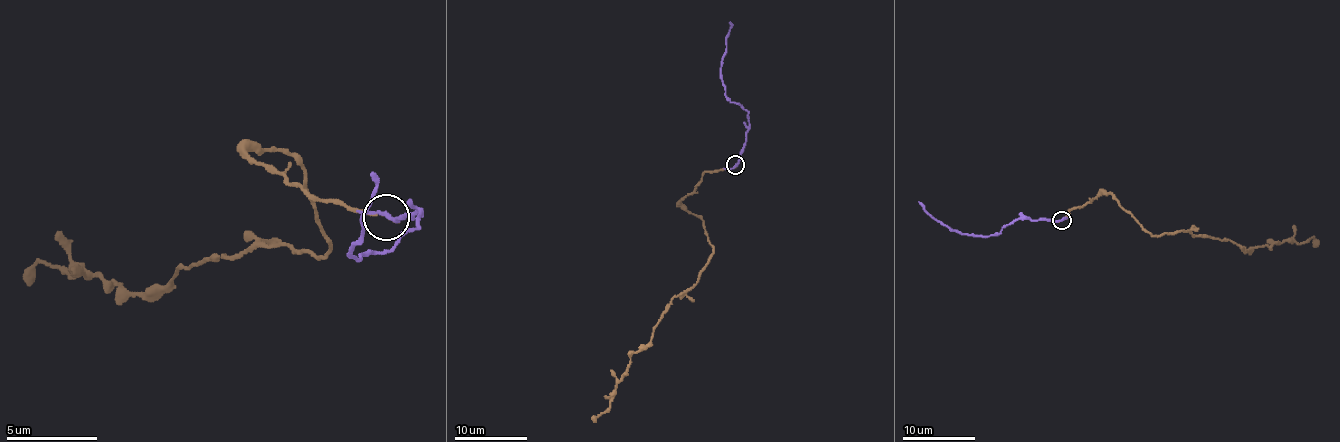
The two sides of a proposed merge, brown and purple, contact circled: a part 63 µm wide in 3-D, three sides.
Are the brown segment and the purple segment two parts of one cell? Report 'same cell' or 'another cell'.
same cell

